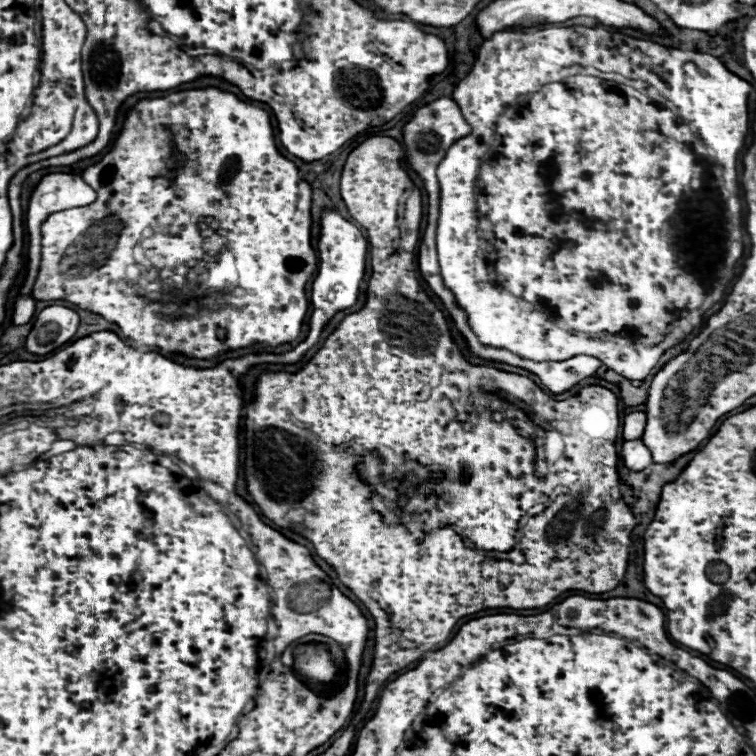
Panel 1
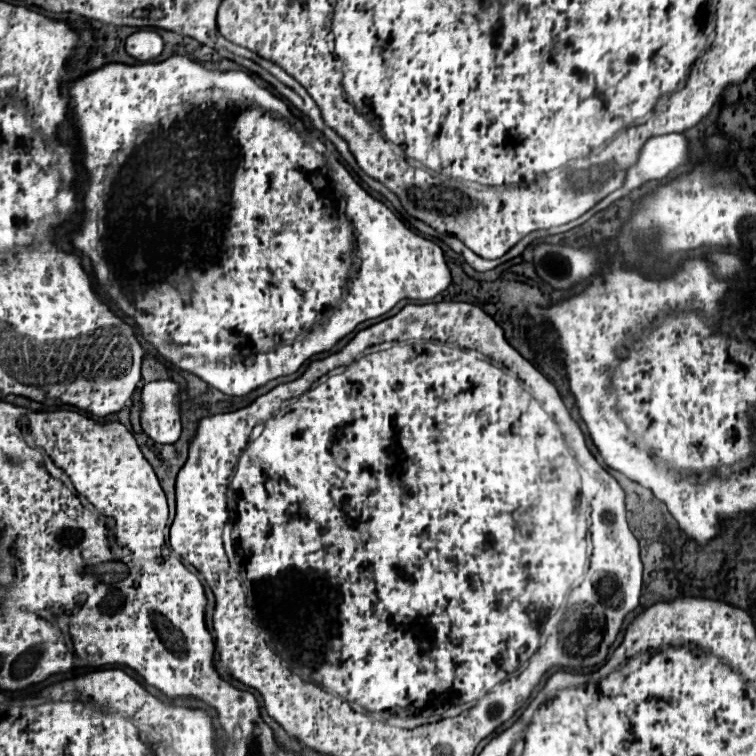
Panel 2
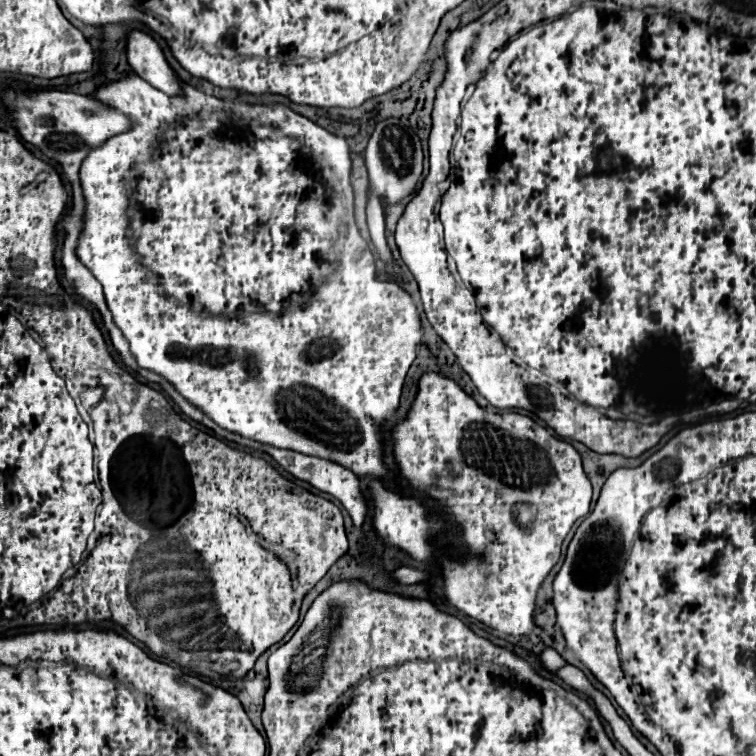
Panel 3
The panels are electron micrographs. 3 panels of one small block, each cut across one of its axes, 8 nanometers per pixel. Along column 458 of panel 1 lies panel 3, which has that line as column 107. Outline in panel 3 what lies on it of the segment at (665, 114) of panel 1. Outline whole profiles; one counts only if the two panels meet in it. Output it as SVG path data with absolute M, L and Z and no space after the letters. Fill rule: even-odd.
M126 74L120 80L102 84L90 96L106 104L108 108L116 108L118 112L132 118L134 126L120 136L108 138L104 144L100 144L100 148L92 148L88 152L88 160L82 162L80 186L86 200L86 212L80 240L76 246L76 256L102 284L106 304L114 316L114 324L128 340L130 352L136 358L138 366L160 374L192 406L202 410L208 418L212 418L220 428L226 428L228 432L234 432L248 440L256 440L260 444L320 456L342 464L344 468L360 476L370 474L388 482L396 480L394 472L384 464L380 446L382 426L394 416L398 408L406 372L416 360L418 346L422 342L422 326L412 296L396 282L380 282L382 276L378 276L378 266L374 264L372 252L368 250L368 244L362 240L356 228L354 194L350 186L352 160L346 140L330 134L316 122L292 112L288 106L282 104L262 106L228 102L208 96L188 84L182 84L180 96L168 96L152 88L148 82L140 80L136 74ZM334 176L338 178L338 182L332 182ZM272 232L276 232L276 236L272 236ZM334 260L336 266L328 268L328 262Z

